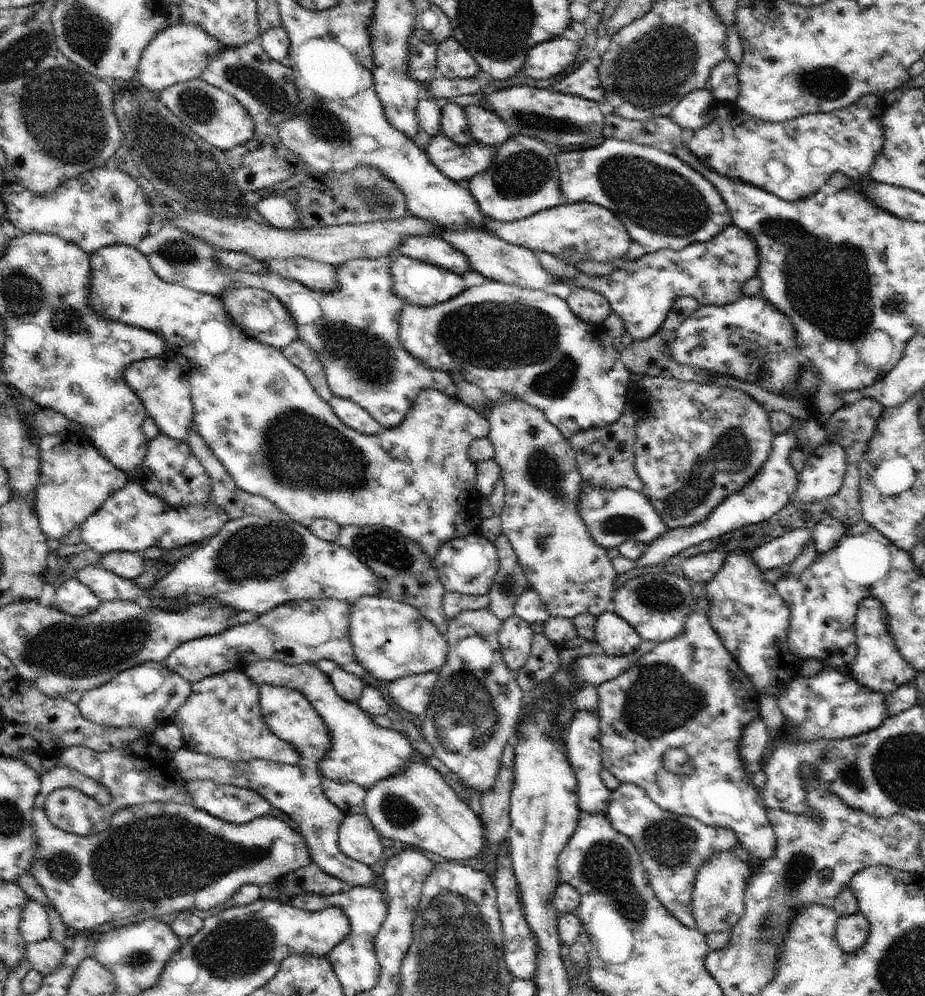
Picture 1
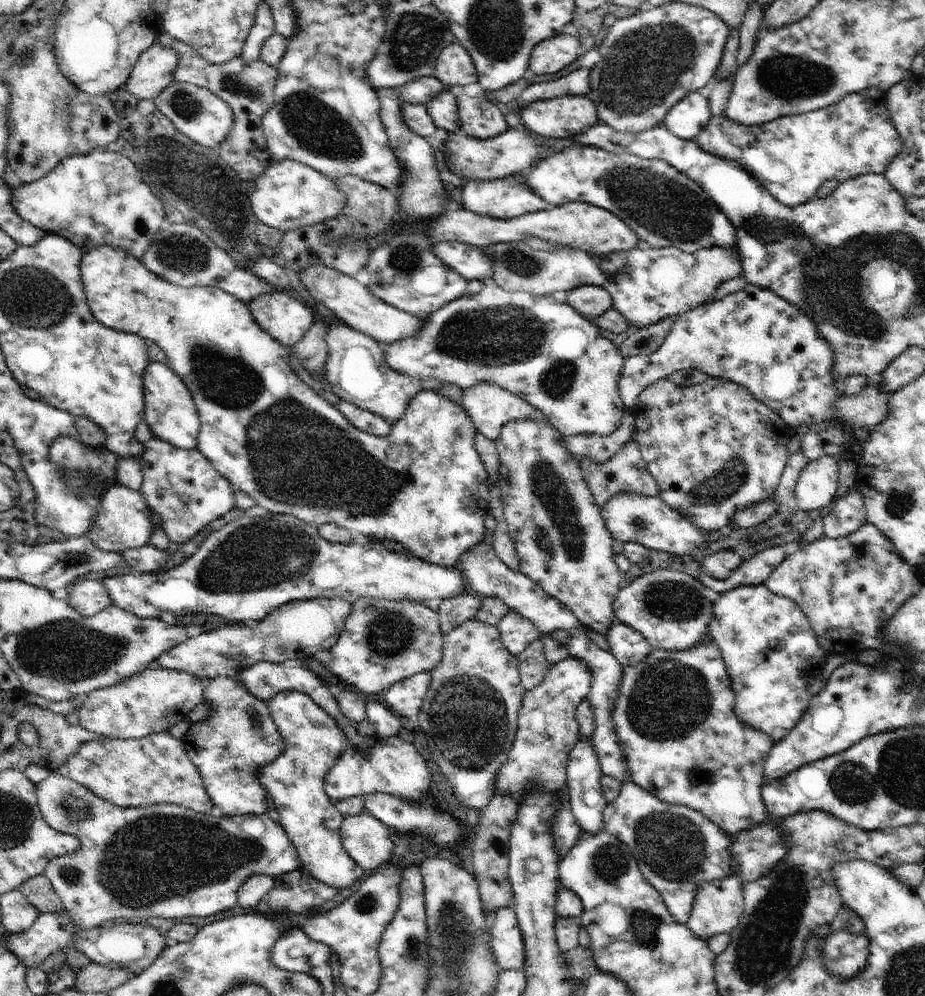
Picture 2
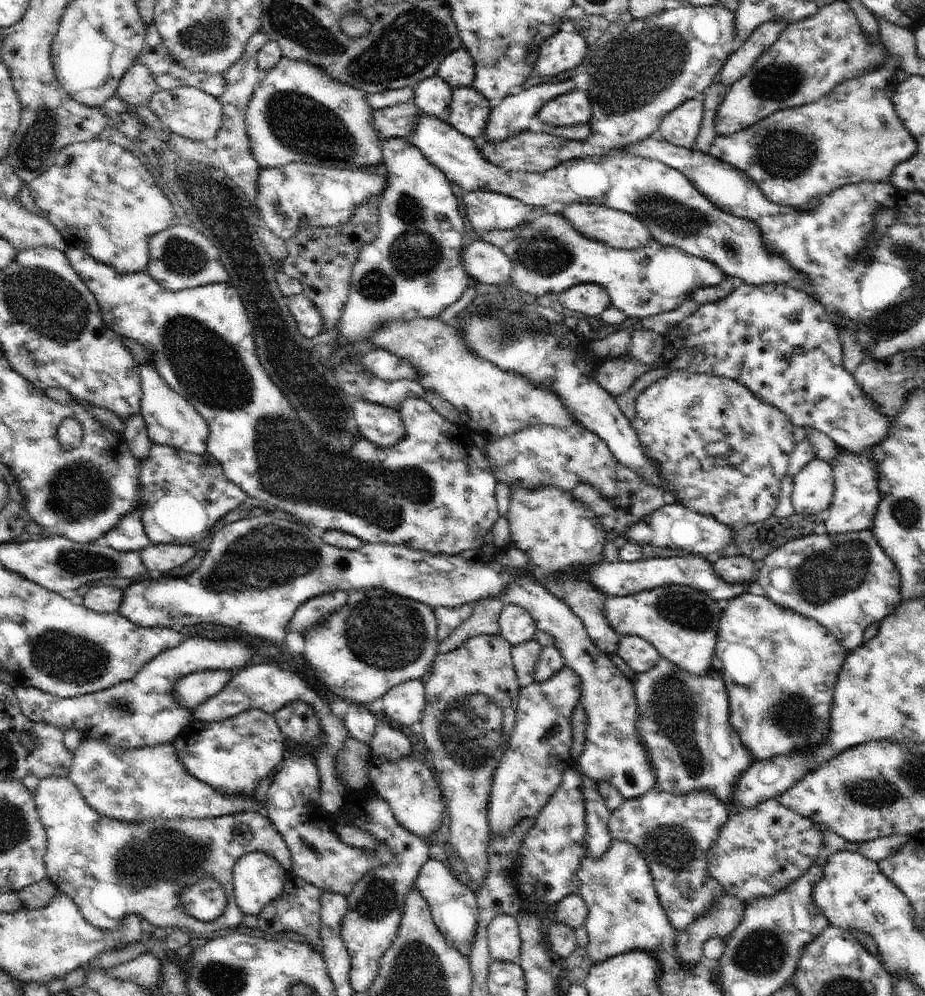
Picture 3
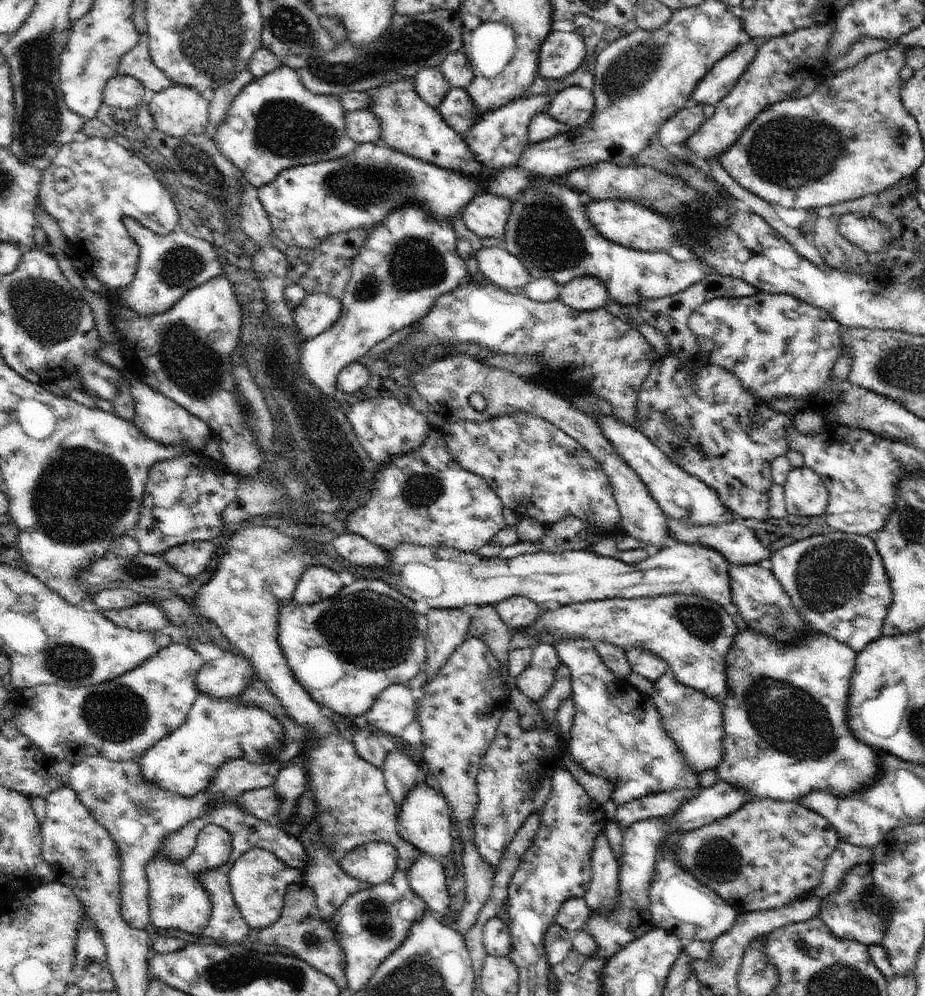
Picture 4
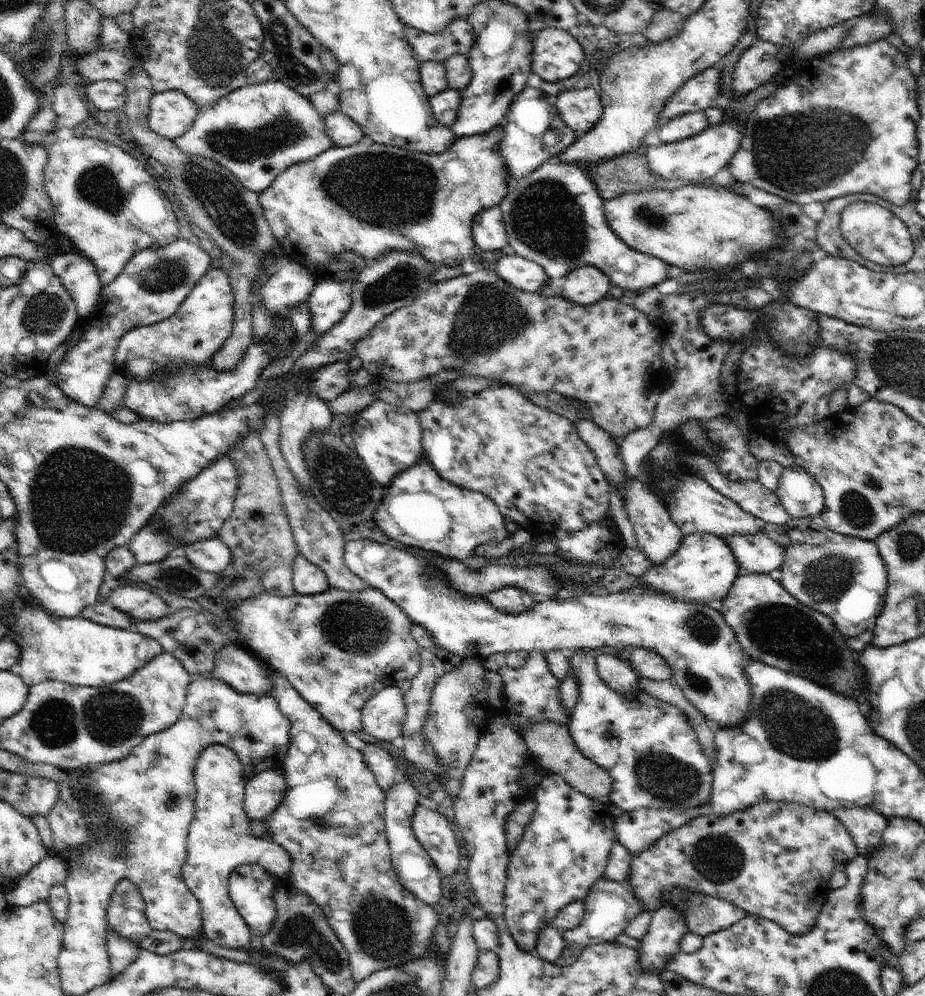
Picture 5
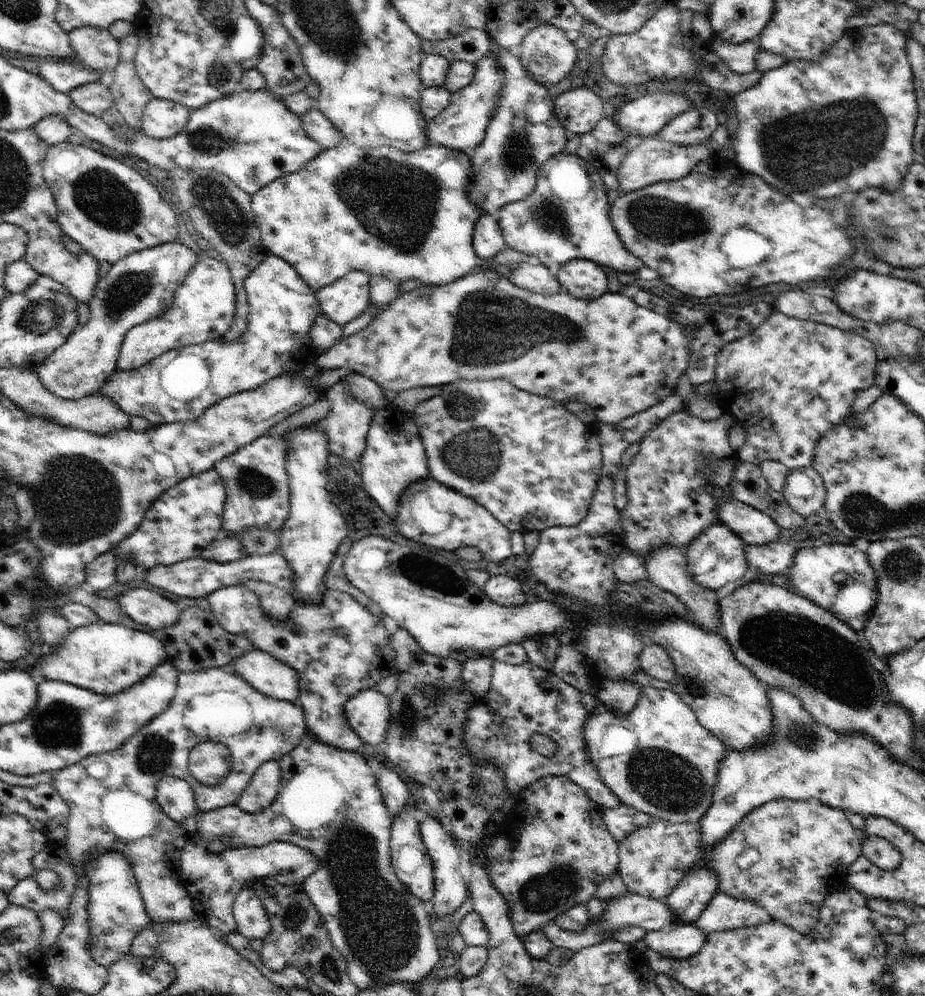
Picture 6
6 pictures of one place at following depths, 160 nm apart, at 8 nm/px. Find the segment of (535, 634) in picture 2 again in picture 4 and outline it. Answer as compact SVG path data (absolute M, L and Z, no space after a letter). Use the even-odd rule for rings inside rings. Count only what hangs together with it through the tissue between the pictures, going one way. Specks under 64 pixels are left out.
M510 596L495 605L498 617L504 622L508 631L522 630L534 624L542 614L540 606L528 596Z

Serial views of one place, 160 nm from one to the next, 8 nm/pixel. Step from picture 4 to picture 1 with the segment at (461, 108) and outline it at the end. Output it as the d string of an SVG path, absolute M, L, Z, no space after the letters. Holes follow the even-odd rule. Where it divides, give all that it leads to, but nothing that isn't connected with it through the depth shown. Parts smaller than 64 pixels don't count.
M481 106L465 107L468 128L475 141L482 145L499 147L511 136L509 127L495 112Z

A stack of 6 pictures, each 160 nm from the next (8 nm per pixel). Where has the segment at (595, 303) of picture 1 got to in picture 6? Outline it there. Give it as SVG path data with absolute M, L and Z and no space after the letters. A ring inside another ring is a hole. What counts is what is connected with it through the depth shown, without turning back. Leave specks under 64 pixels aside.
M570 260L560 266L556 280L571 298L598 300L609 293L607 274L596 262Z

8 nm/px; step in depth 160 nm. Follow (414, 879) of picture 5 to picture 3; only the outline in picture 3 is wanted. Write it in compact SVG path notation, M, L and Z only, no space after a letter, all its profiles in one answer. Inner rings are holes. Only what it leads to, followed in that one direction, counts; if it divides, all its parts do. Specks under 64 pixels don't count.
M379 715L378 726L371 742L372 756L384 760L400 760L410 756L411 742L400 727L392 726ZM431 859L420 868L414 888L428 902L435 926L442 932L446 942L470 959L478 919L476 891L464 878L454 874L451 867Z

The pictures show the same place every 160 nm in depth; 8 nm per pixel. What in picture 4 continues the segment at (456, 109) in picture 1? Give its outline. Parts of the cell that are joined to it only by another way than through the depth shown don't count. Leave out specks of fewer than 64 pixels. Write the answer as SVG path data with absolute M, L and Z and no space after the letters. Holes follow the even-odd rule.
M426 68L426 70L421 70L415 76L413 82L418 96L426 104L430 104L434 108L438 108L440 102L444 100L444 97L451 89L450 83L444 78L439 68Z

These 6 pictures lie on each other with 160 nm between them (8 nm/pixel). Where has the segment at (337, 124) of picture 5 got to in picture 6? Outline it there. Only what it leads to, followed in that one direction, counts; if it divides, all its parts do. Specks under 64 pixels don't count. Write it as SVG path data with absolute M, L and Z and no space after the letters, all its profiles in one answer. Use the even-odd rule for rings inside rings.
M317 108L302 114L300 120L302 120L302 128L306 130L306 134L312 140L316 140L325 150L338 147L340 140L344 137L342 132L336 130L334 124Z

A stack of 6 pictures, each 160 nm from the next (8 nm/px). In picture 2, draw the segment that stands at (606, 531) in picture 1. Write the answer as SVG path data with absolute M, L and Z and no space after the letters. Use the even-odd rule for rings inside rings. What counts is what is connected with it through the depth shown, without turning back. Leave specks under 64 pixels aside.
M619 492L601 506L600 514L613 539L640 543L647 549L685 555L698 548L706 538L706 532L672 510L658 495L647 497L640 493Z

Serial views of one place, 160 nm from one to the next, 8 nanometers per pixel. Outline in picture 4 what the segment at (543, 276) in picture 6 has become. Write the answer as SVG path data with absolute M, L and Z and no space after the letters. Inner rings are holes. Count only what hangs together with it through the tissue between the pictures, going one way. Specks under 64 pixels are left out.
M483 247L474 256L478 261L479 272L500 288L521 292L533 281L528 268L505 248Z

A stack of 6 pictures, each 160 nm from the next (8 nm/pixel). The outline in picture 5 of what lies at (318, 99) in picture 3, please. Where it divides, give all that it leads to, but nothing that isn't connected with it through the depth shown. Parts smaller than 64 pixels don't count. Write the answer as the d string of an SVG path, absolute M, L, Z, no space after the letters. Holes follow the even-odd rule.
M274 79L241 87L219 99L211 108L202 109L190 131L173 142L180 148L180 152L188 156L202 156L214 160L224 169L230 170L246 189L258 195L267 190L290 166L313 160L334 146L330 136L326 136L324 117L318 114L312 102L282 84L280 80Z

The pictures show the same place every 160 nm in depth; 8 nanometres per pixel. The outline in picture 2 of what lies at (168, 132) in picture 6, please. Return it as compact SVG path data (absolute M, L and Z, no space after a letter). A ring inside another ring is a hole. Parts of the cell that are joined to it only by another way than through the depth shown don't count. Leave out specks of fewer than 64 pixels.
M174 82L153 99L158 110L186 136L205 147L216 148L225 142L235 125L232 107L210 89L192 83Z

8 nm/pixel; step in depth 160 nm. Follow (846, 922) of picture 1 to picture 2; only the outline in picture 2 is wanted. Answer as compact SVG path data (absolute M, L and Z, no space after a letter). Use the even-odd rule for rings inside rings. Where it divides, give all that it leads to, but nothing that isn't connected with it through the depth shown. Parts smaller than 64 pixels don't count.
M842 929L835 933L826 933L823 959L829 973L846 980L857 975L866 968L869 946L867 933L856 934Z

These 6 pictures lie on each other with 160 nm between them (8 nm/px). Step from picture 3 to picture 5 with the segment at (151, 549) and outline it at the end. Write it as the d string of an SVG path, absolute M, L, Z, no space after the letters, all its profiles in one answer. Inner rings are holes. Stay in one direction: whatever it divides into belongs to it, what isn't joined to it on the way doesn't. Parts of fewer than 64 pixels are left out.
M217 537L188 544L185 546L184 554L185 558L200 570L218 574L232 561L230 548Z

